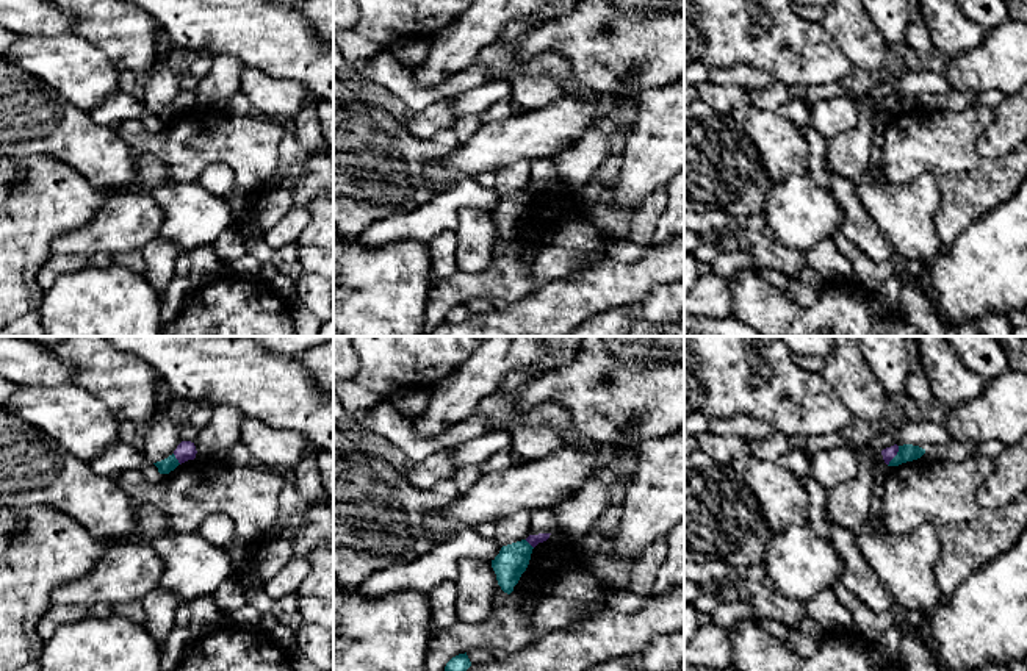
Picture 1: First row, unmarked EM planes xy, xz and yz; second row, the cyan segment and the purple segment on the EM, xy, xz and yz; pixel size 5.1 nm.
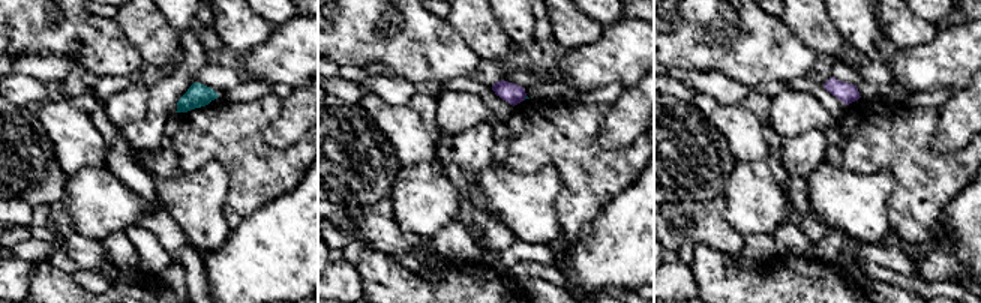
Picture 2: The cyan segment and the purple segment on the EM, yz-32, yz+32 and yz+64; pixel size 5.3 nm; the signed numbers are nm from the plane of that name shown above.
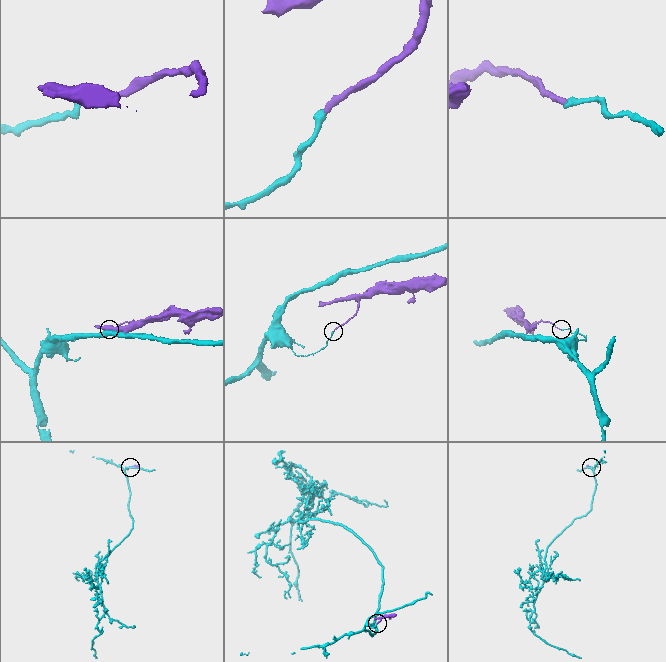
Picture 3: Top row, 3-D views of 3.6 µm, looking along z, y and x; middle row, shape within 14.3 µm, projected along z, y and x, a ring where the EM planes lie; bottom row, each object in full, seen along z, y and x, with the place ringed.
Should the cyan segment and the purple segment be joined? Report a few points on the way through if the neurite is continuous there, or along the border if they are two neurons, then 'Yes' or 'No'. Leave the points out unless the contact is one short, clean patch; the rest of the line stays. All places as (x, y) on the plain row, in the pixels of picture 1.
Boundary: yz (899, 96), (899, 100), (888, 114). No

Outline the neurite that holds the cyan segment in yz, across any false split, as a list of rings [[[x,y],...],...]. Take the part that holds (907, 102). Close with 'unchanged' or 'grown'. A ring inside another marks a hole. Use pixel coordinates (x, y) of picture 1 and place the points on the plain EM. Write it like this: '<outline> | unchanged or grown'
[[[913,94],[899,95],[897,105],[889,111],[888,116],[899,116],[906,111],[921,108],[925,103],[925,99]]] | unchanged

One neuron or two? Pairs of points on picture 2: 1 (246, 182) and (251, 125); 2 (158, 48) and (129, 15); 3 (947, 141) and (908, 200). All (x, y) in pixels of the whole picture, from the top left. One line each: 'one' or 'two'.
1: one
2: one
3: two

